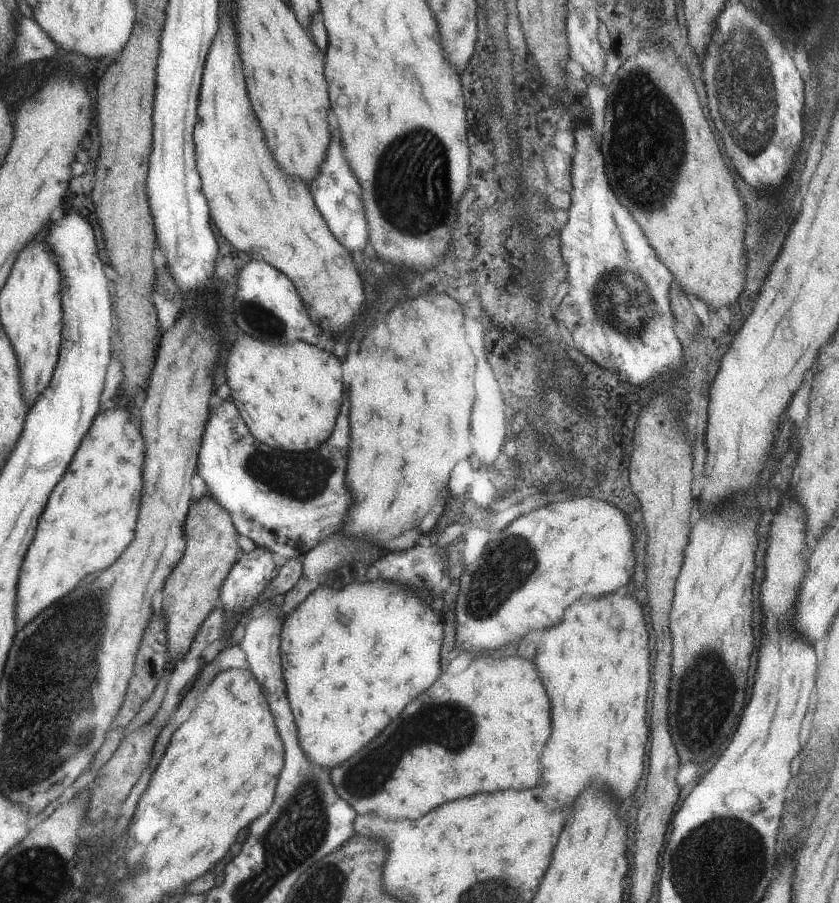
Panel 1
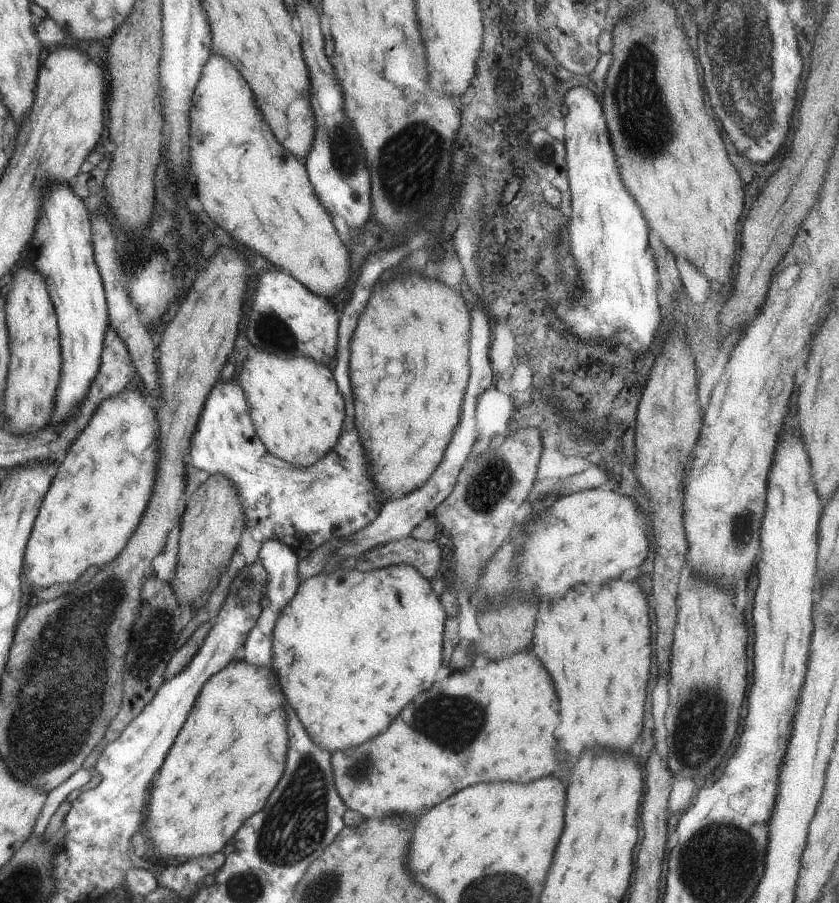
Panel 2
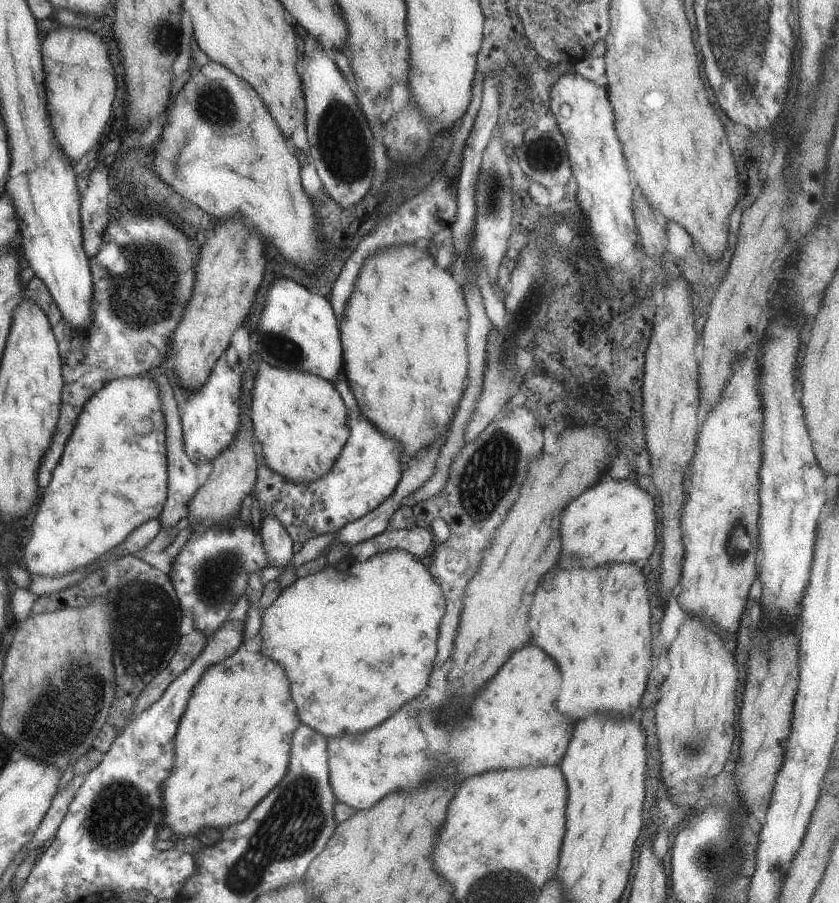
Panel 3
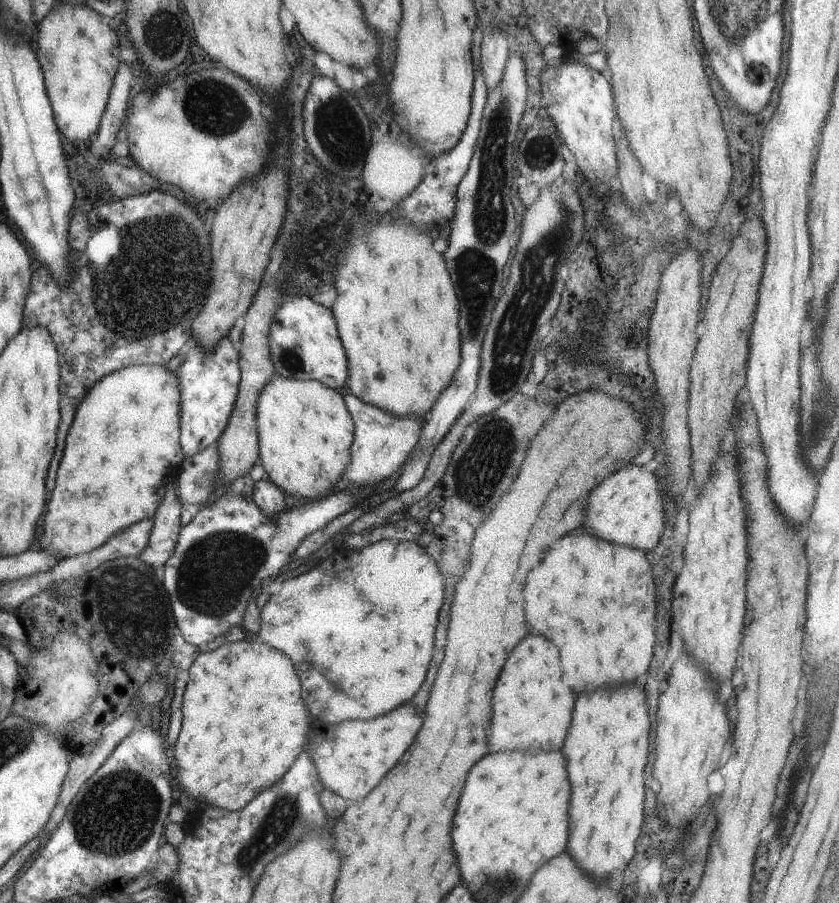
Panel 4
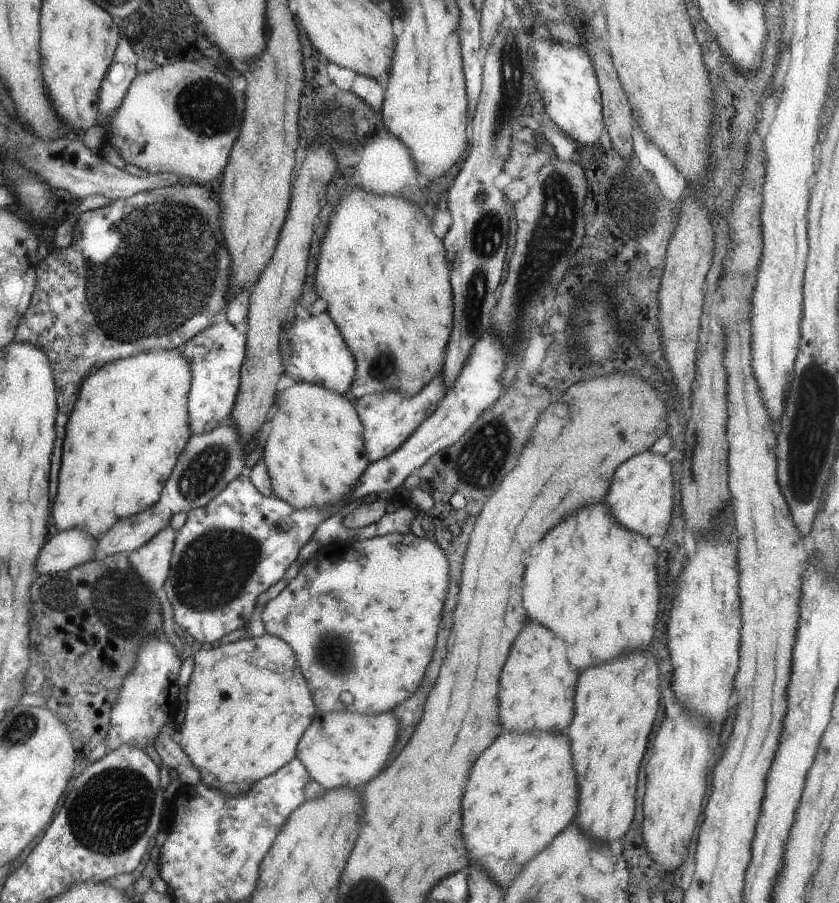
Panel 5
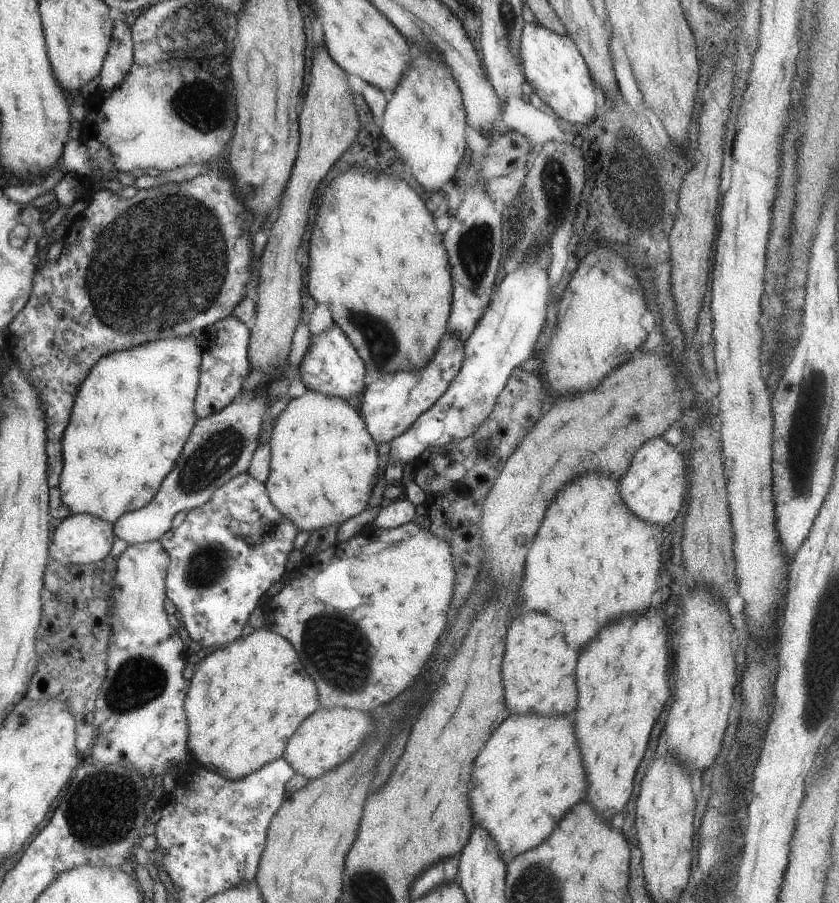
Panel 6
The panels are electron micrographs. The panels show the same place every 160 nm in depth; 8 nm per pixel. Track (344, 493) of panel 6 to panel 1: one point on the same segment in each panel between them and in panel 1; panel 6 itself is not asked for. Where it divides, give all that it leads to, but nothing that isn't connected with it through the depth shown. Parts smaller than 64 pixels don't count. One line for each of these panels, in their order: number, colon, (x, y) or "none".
1: (288, 396)
2: (296, 411)
3: (299, 425)
4: (304, 430)
5: (314, 453)

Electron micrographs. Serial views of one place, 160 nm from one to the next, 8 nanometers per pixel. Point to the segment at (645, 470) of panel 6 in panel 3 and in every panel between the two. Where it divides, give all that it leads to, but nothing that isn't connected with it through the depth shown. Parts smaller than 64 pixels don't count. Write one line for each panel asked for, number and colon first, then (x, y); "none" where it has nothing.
3: (614, 520)
4: (625, 508)
5: (640, 498)

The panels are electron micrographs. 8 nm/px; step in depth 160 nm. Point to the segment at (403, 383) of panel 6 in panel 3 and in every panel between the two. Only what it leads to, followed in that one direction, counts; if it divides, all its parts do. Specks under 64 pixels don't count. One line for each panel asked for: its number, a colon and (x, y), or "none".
3: (368, 467)
4: (382, 442)
5: (388, 417)

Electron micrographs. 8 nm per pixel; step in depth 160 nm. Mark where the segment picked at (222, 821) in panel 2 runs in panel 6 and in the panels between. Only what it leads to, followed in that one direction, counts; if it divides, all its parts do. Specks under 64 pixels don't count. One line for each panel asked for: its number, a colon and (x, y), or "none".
3: (232, 743)
4: (244, 722)
5: (245, 709)
6: (243, 701)

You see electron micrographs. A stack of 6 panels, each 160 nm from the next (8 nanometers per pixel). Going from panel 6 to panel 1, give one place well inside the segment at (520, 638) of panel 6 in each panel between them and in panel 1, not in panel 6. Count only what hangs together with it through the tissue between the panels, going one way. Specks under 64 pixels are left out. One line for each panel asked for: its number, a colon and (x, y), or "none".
1: (480, 730)
2: (492, 723)
3: (512, 722)
4: (531, 705)
5: (536, 686)

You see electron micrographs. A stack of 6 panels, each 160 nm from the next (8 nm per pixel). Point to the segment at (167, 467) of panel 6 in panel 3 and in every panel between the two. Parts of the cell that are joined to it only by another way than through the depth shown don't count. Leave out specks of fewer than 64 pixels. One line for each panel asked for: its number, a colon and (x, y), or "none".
3: (112, 477)
4: (121, 450)
5: (129, 422)

